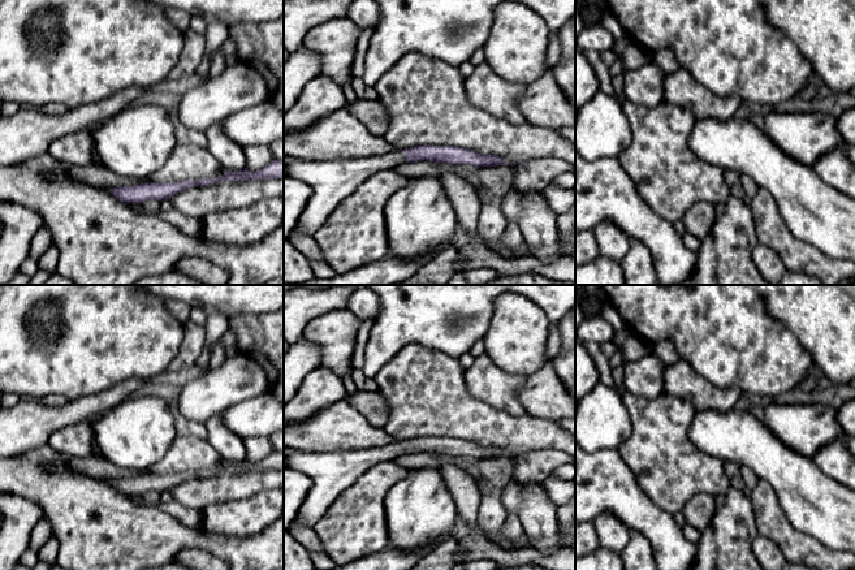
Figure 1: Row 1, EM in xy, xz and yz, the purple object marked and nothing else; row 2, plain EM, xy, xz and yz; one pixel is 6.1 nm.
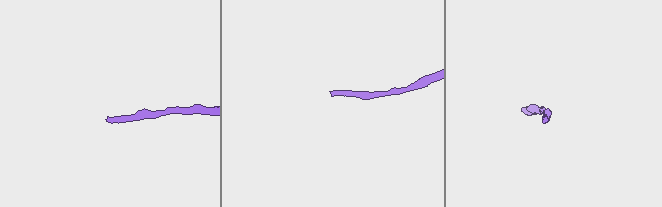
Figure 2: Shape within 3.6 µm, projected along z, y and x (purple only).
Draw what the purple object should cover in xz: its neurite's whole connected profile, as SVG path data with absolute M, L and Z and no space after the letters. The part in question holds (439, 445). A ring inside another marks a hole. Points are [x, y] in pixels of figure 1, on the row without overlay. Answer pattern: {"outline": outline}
{"outline": "M414 437L405 441L396 441L384 446L370 446L358 449L340 449L333 452L307 452L286 448L285 459L288 467L303 472L307 475L312 485L310 492L299 508L295 517L297 523L301 526L312 527L327 511L331 504L346 491L364 471L375 466L379 462L393 461L398 455L415 454L429 452L435 454L449 454L449 455L471 455L476 459L480 458L498 458L498 457L511 457L518 455L505 455L498 448L495 446L482 446L472 441L459 440L455 437Z"}

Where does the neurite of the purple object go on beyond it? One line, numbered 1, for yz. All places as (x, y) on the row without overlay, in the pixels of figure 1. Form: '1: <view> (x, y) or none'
1: yz (738, 483)

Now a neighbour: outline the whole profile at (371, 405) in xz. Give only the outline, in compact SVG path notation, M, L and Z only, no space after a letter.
M357 390L345 400L372 426L384 427L389 418L389 406L380 392Z

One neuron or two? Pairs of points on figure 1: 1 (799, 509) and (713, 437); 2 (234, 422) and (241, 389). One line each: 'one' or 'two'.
1: one
2: two

